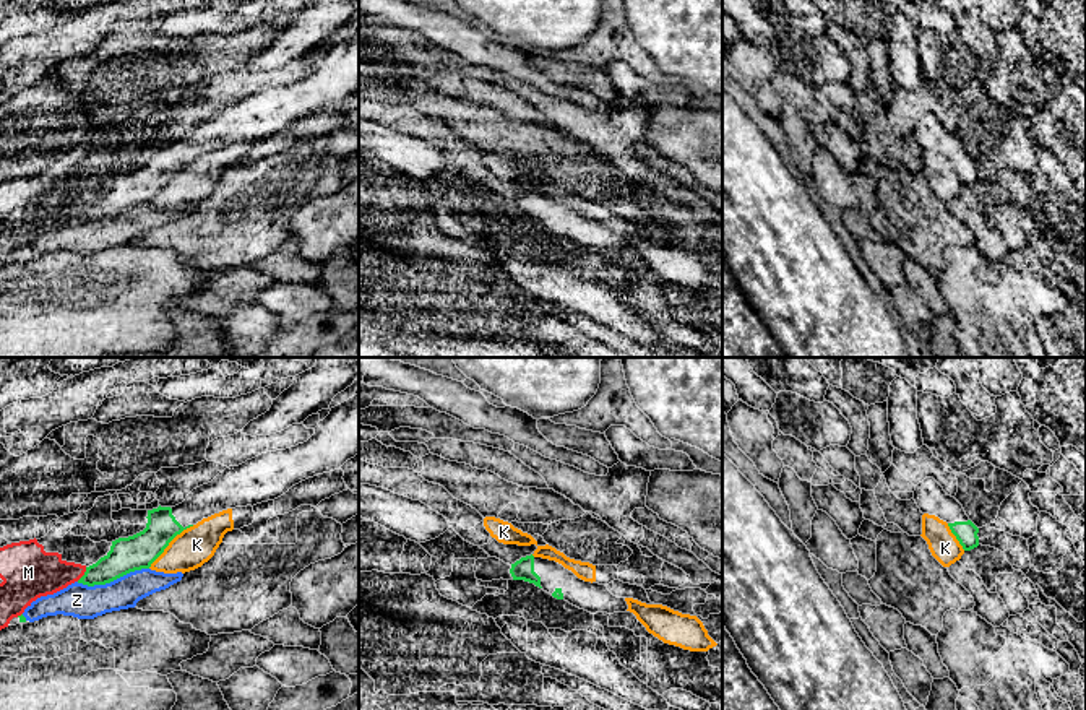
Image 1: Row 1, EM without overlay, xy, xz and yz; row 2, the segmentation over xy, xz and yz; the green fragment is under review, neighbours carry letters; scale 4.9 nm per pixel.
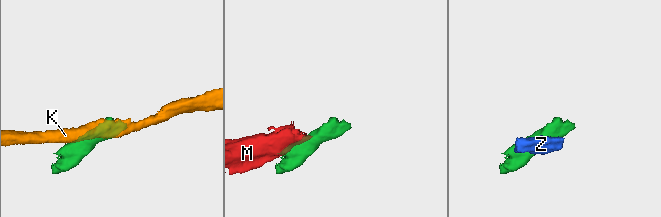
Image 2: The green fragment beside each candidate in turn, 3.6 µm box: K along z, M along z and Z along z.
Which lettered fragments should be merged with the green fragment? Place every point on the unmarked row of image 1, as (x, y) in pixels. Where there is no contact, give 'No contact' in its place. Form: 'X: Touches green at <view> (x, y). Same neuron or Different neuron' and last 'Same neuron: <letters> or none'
K: Touches green at xy (169, 177). Different neuron
M: Touches green at xy (85, 210). Different neuron
Z: Touches green at xy (112, 216). Different neuron
Same neuron: none

